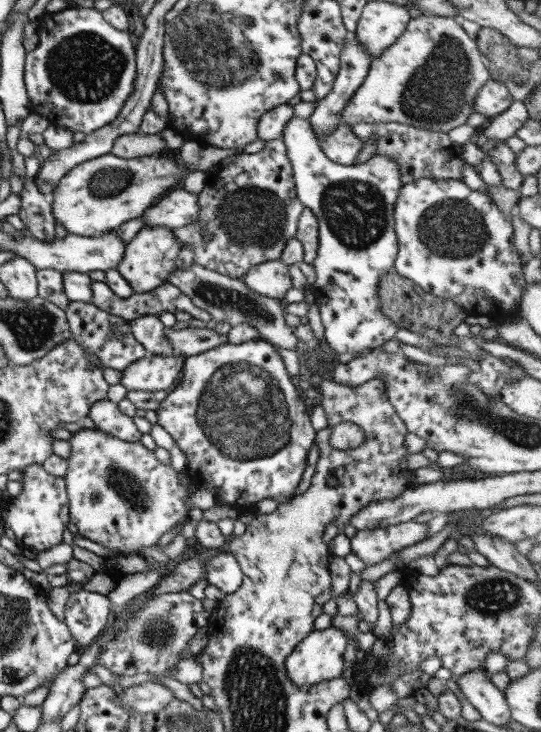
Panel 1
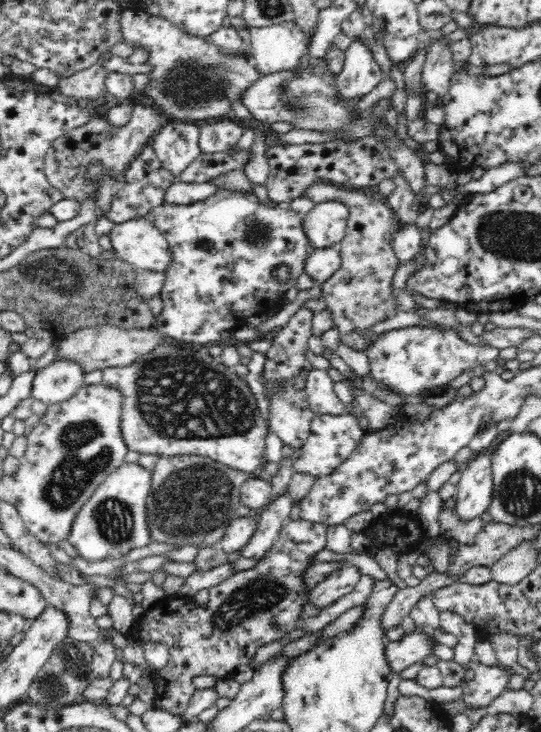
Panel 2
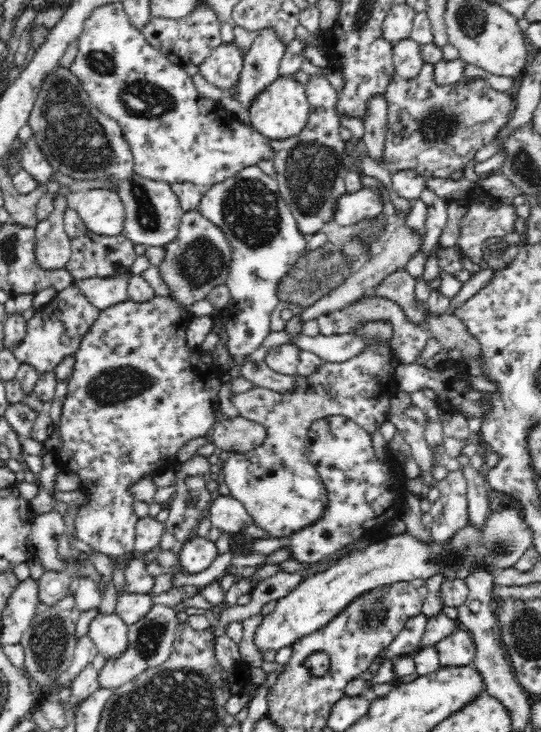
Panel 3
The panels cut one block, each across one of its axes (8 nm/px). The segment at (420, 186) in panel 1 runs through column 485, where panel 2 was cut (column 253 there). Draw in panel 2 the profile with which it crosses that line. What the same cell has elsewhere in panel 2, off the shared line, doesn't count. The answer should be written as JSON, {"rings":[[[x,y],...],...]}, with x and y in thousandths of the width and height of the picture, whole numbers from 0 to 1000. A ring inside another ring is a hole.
{"rings":[[[403,258],[392,268],[372,275],[362,275],[359,279],[316,280],[305,277],[303,280],[283,284],[268,295],[268,299],[281,302],[281,306],[287,307],[287,310],[305,322],[305,327],[312,333],[312,343],[318,348],[316,359],[303,372],[305,384],[301,395],[298,396],[303,422],[299,423],[299,428],[290,432],[287,448],[294,455],[303,456],[303,459],[309,459],[314,466],[323,466],[323,469],[362,469],[375,471],[381,475],[394,470],[403,470],[412,454],[431,454],[447,443],[490,434],[505,421],[518,418],[530,396],[547,391],[551,378],[562,373],[562,358],[566,358],[569,347],[579,343],[577,335],[573,335],[573,329],[569,329],[569,324],[566,324],[566,318],[562,318],[562,310],[558,310],[558,294],[538,284],[518,284],[514,283],[514,277],[506,277],[505,281],[492,280],[490,277],[484,277],[470,264],[455,261]],[[516,361],[532,361],[532,363],[540,366],[540,374],[536,374],[532,385],[521,385],[521,388],[510,385],[503,380],[503,370]]]}

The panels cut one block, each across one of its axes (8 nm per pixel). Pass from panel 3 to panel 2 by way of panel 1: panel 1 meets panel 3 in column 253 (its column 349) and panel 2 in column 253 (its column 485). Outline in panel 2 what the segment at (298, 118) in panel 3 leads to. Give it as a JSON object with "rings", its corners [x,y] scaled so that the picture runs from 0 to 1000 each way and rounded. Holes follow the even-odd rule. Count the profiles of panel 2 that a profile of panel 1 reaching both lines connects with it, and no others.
{"rings":[[[250,10],[226,14],[222,23],[222,44],[226,52],[224,56],[231,59],[240,57],[240,60],[246,60],[246,63],[253,63],[253,66],[262,66],[262,68],[270,68],[270,71],[274,71],[275,79],[272,86],[281,90],[281,96],[272,101],[274,107],[277,107],[277,113],[268,120],[264,130],[274,131],[274,134],[281,134],[283,143],[292,148],[305,161],[327,161],[329,164],[338,164],[340,167],[366,167],[366,169],[372,169],[370,172],[373,172],[377,168],[392,167],[394,164],[427,163],[434,158],[429,142],[433,142],[433,139],[447,139],[447,128],[451,128],[451,126],[455,126],[455,123],[458,123],[458,120],[462,120],[462,117],[466,117],[466,115],[470,115],[470,112],[482,105],[481,97],[473,94],[473,89],[470,89],[470,85],[466,83],[468,79],[458,81],[458,78],[451,78],[451,75],[444,74],[444,70],[440,71],[440,75],[421,75],[421,72],[410,72],[410,70],[407,70],[407,64],[392,59],[386,52],[383,52],[381,56],[381,53],[375,51],[338,42],[333,40],[333,37],[318,33],[314,29],[299,25],[298,22],[279,20],[270,15],[253,14]]]}

